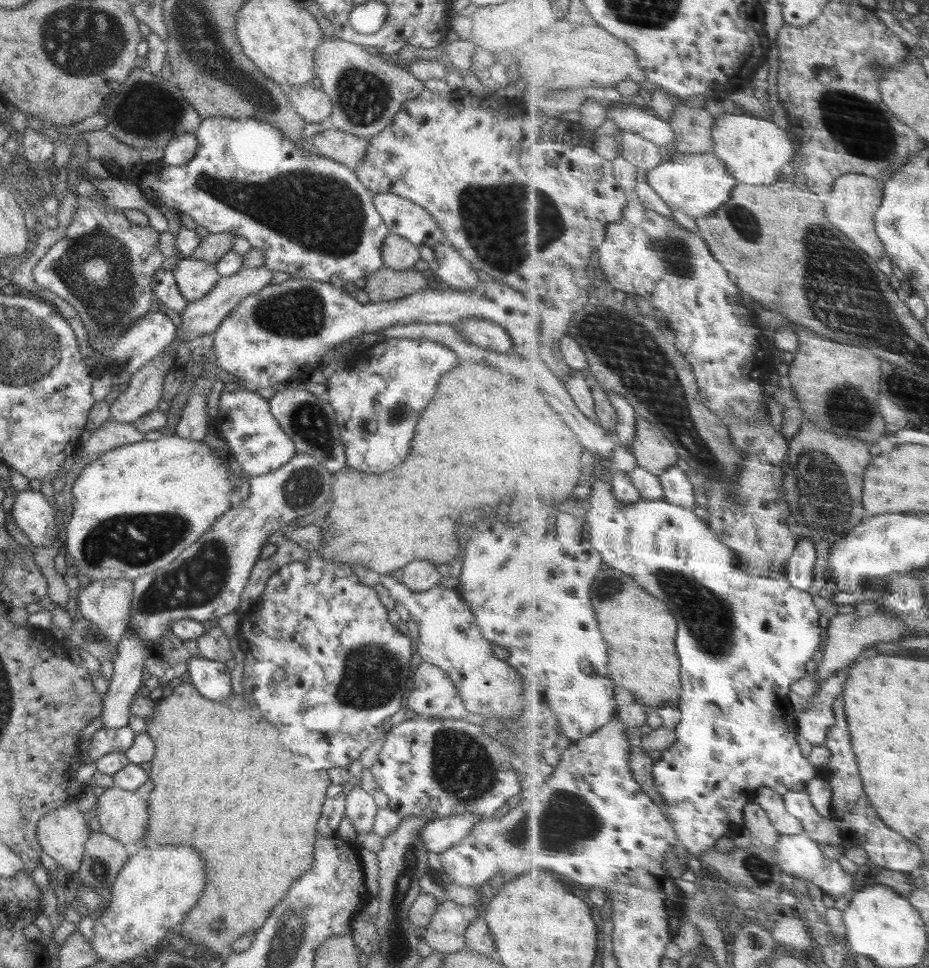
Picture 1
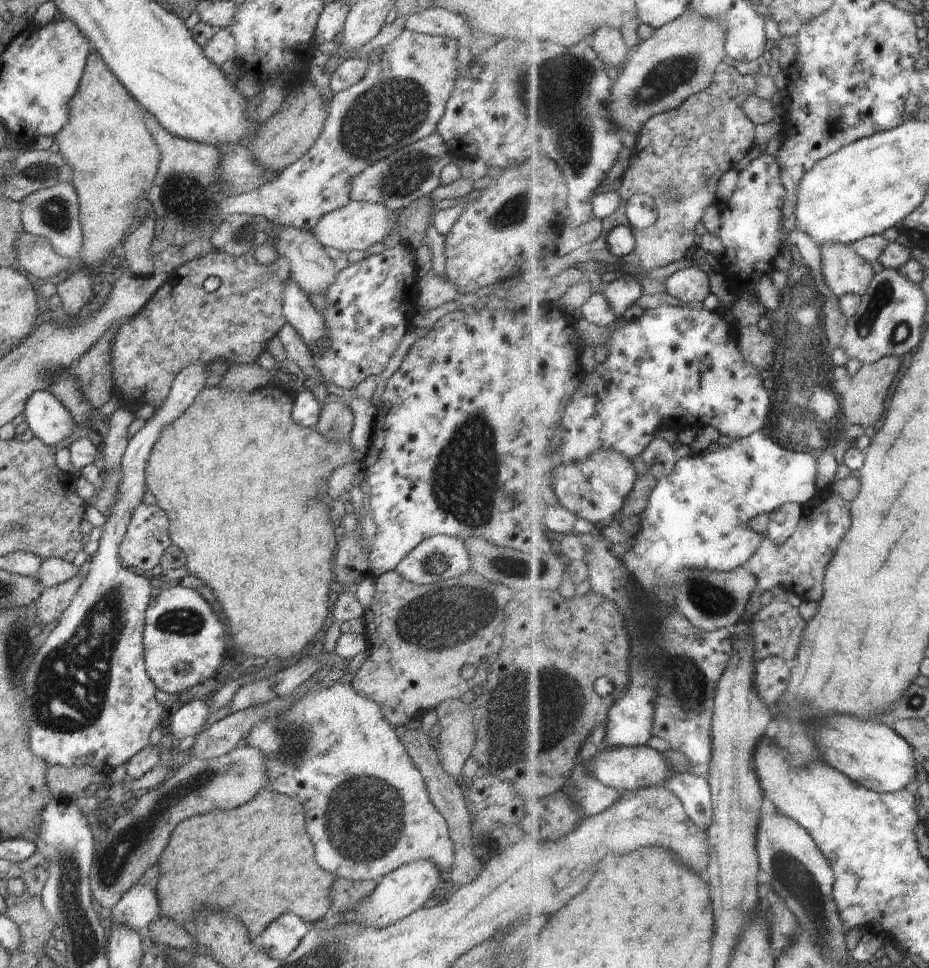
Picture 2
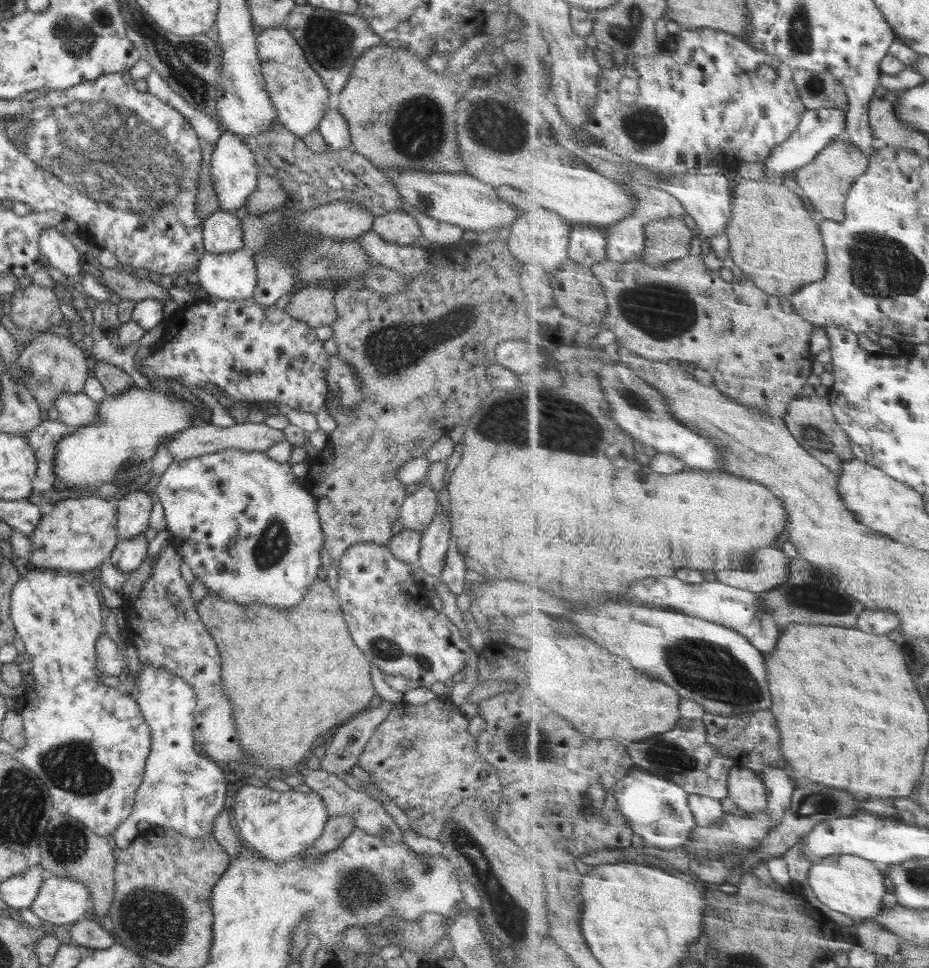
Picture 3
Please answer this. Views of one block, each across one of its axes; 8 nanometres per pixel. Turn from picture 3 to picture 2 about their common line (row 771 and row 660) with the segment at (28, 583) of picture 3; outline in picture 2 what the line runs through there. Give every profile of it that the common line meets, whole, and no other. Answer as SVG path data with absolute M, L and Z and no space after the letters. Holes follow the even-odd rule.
M200 360L184 367L172 381L169 395L161 404L160 412L150 417L144 428L129 439L122 458L122 482L118 486L116 504L110 508L107 521L102 526L99 547L89 563L88 575L66 612L57 620L56 627L46 635L44 646L36 652L32 664L24 674L22 682L26 700L22 708L22 718L30 732L30 750L48 765L60 764L66 768L86 765L109 774L148 747L154 728L165 725L167 714L163 705L156 701L154 694L157 688L146 674L144 660L145 610L150 604L152 586L141 573L124 566L120 560L119 548L130 524L132 510L142 504L142 496L147 491L145 470L150 450L160 438L164 426L178 418L204 388L208 378L208 365ZM72 692L84 692L82 702L78 702Z

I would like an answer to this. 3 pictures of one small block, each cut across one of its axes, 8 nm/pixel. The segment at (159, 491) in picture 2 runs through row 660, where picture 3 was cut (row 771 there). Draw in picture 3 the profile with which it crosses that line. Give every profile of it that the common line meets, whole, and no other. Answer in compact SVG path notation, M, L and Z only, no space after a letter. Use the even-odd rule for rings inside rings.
M326 579L314 580L304 600L284 612L264 604L238 606L212 593L202 598L196 612L220 654L222 688L232 702L239 743L245 752L242 764L254 769L261 766L275 775L294 773L316 744L377 700L370 664L354 644L337 594Z

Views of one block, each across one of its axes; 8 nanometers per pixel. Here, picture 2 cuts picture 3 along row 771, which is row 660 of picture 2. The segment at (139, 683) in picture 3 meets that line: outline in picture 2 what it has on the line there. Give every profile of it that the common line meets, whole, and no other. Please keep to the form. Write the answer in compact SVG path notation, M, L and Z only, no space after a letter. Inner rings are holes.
M178 585L150 599L143 630L146 674L157 690L187 697L197 685L208 684L225 659L225 628L194 589Z

